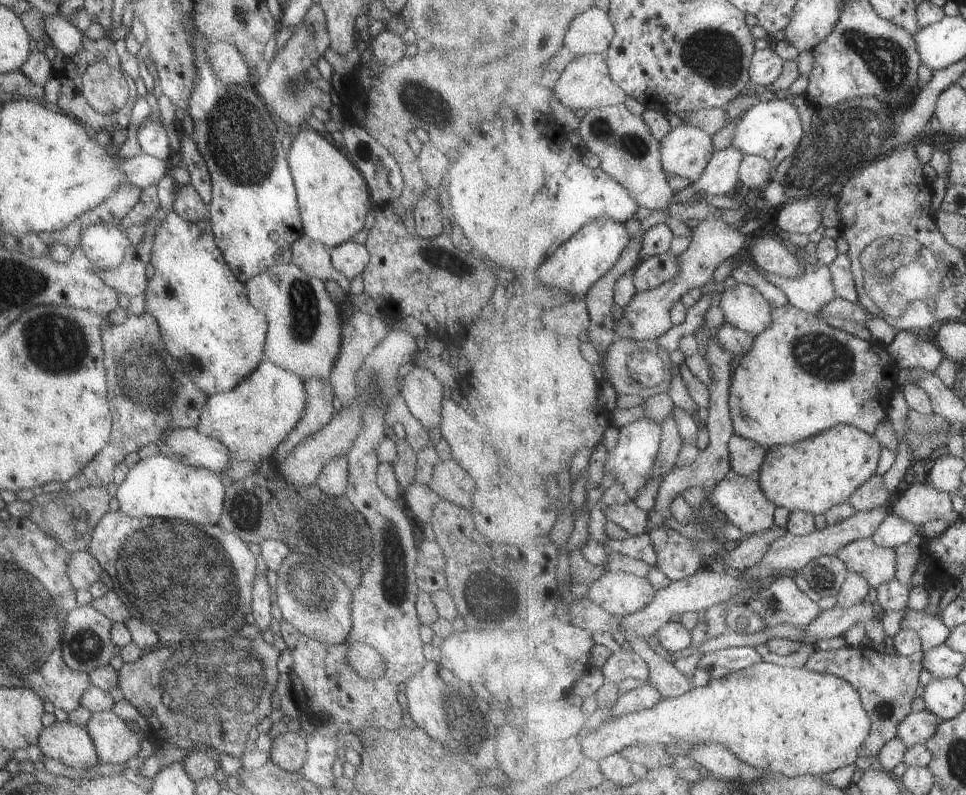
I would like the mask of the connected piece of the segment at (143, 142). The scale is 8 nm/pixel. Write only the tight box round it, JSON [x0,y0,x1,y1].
[135,122,171,160]

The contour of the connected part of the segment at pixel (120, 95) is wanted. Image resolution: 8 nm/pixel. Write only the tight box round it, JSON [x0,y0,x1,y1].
[80,62,128,113]

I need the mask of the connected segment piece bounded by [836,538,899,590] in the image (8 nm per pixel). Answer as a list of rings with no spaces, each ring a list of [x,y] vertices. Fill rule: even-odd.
[[[872,538],[851,542],[836,556],[863,576],[875,590],[884,583],[896,579],[899,570],[897,552],[893,548],[879,547]]]

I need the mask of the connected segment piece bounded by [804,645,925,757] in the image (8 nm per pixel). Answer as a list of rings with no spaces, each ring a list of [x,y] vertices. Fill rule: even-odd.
[[[848,646],[840,650],[815,650],[804,666],[811,671],[833,674],[847,682],[861,694],[865,711],[872,720],[872,733],[864,744],[863,756],[878,756],[885,744],[898,736],[899,726],[911,713],[911,704],[919,690],[919,674],[923,670],[925,652],[912,656],[881,653],[872,646]]]

